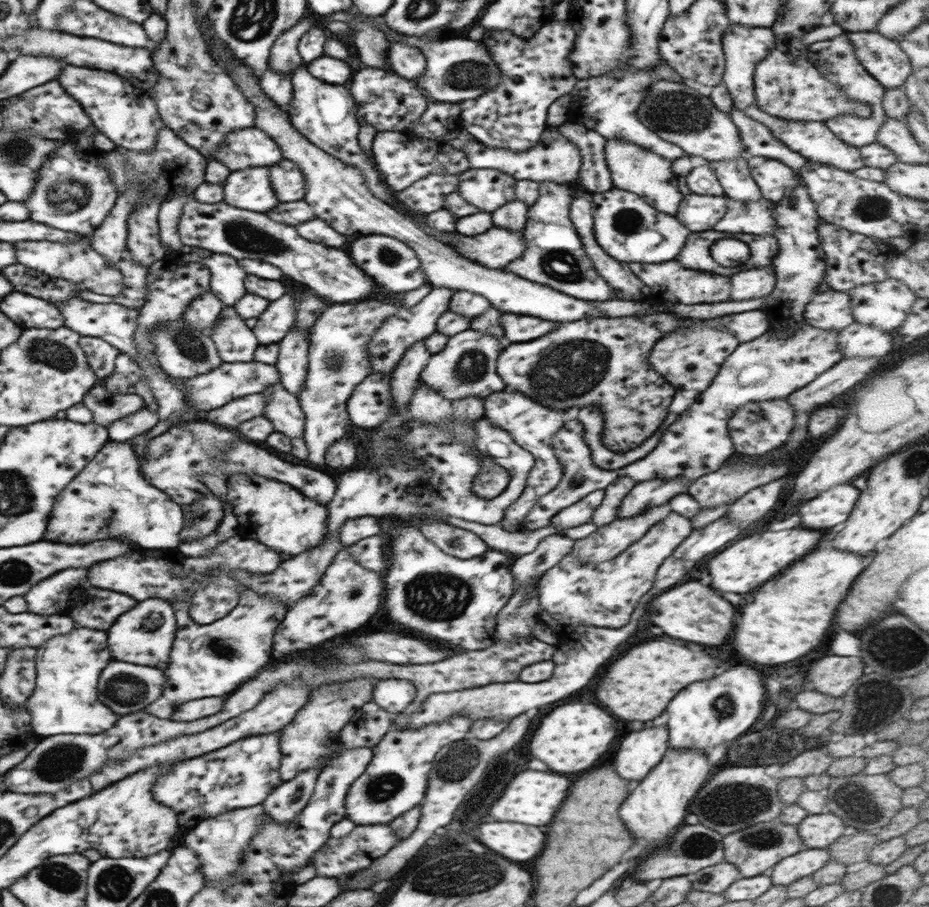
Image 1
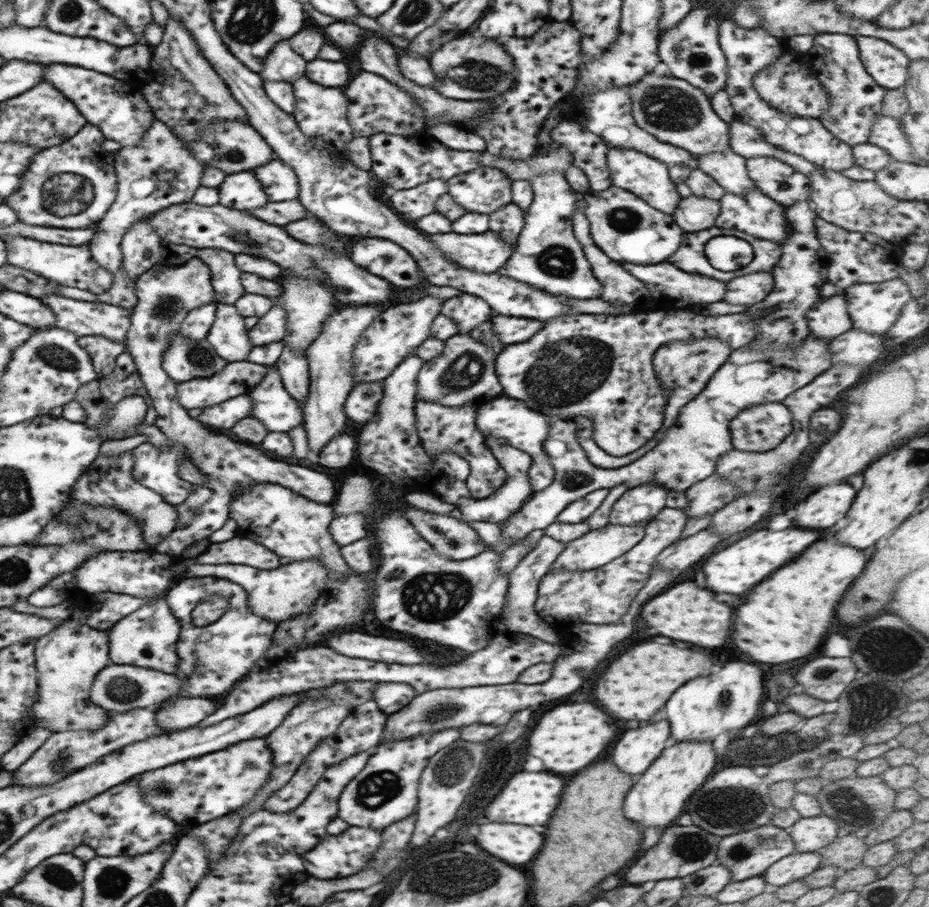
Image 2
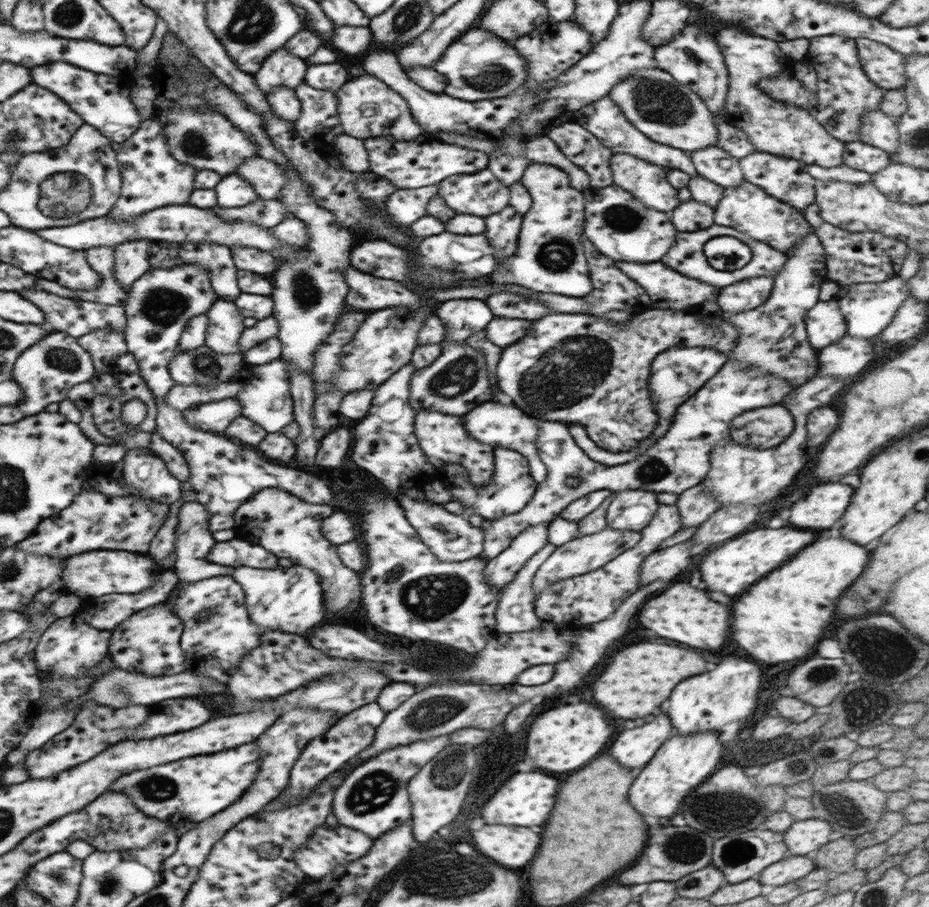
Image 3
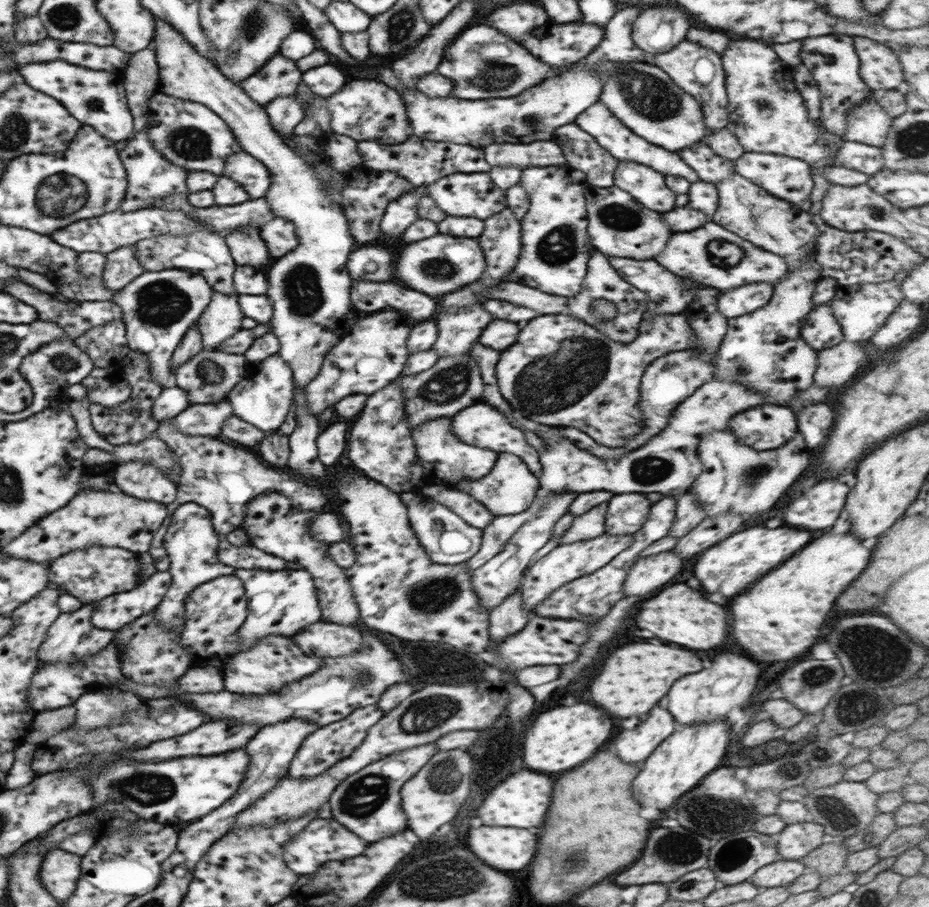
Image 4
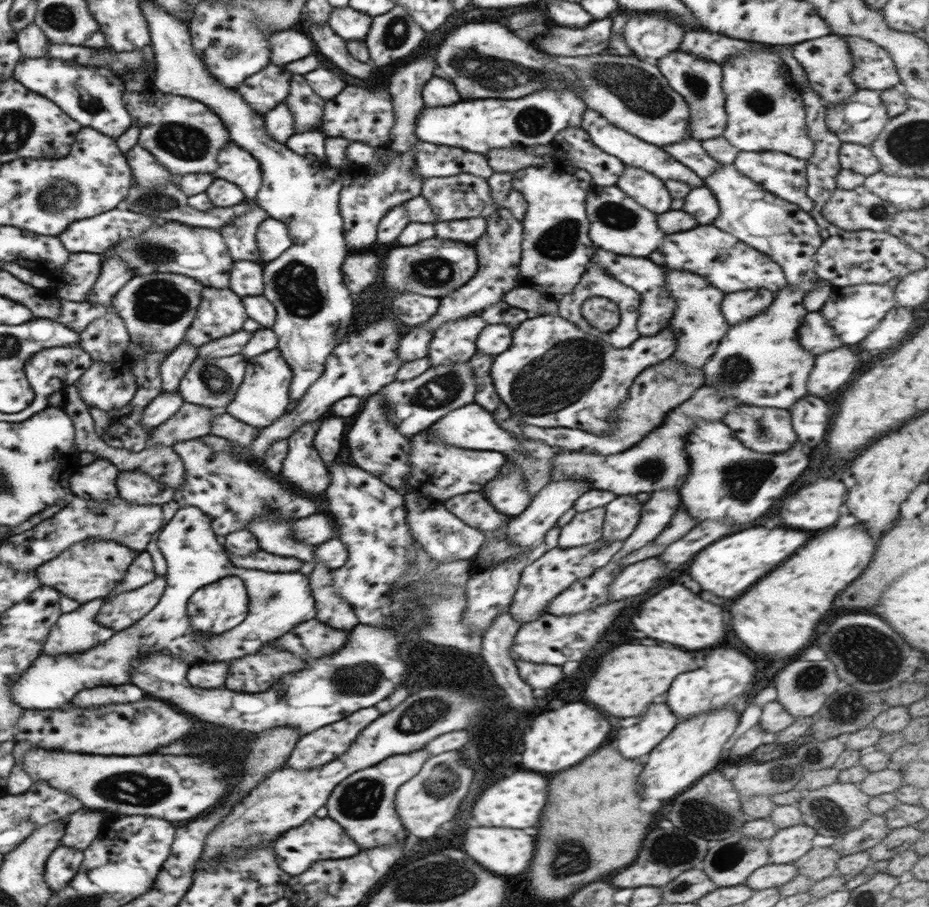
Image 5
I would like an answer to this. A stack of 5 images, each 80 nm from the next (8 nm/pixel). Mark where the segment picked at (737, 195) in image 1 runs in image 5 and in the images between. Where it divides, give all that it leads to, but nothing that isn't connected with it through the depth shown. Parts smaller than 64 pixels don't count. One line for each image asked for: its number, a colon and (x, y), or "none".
2: (728, 169)
3: (714, 163)
4: (710, 167)
5: (689, 152)

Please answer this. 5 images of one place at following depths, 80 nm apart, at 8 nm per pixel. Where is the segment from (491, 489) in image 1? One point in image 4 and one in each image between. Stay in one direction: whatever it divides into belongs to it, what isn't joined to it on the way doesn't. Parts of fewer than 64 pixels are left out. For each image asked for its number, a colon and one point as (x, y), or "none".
2: (440, 428)
3: (442, 438)
4: (444, 457)

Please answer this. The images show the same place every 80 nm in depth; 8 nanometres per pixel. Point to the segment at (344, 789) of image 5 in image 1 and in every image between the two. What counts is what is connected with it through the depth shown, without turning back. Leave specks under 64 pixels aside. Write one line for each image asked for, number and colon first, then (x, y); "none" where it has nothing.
1: (395, 780)
2: (385, 791)
3: (373, 798)
4: (368, 803)

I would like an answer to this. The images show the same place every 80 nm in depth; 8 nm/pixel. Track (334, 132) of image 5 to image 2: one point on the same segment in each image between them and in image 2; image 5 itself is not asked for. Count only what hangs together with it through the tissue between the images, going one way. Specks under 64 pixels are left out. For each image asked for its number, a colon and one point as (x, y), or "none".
2: (375, 106)
3: (367, 108)
4: (366, 110)

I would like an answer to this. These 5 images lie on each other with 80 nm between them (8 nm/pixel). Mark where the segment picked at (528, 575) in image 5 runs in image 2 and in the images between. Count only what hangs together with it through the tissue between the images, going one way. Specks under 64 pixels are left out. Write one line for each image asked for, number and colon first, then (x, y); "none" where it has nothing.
2: (596, 548)
3: (582, 554)
4: (566, 562)

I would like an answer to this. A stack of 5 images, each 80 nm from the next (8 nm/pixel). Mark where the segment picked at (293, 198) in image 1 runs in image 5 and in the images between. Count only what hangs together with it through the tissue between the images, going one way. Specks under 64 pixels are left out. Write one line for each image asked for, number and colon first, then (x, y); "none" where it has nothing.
2: (280, 182)
3: (267, 179)
4: (255, 178)
5: (235, 165)

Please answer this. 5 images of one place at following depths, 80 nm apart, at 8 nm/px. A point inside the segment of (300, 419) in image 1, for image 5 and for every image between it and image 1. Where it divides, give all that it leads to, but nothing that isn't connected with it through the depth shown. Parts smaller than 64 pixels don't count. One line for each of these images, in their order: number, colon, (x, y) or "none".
2: (271, 404)
3: (265, 399)
4: (263, 397)
5: (262, 398)

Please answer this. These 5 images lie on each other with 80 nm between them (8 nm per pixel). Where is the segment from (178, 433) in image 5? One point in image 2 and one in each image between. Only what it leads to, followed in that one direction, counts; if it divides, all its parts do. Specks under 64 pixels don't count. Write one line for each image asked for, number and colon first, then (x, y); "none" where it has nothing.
2: (223, 416)
3: (214, 417)
4: (206, 420)

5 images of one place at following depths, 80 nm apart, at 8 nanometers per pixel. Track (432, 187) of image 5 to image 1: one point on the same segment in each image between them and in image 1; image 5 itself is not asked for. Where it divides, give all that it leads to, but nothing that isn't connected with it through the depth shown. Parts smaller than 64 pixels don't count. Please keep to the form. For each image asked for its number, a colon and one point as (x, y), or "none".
1: (487, 189)
2: (484, 190)
3: (481, 194)
4: (474, 195)

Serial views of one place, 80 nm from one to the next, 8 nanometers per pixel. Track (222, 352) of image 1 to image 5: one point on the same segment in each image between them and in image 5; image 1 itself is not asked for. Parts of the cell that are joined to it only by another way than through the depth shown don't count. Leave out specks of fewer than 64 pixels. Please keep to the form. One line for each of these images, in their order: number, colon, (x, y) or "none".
2: (228, 336)
3: (224, 320)
4: (221, 319)
5: (221, 312)

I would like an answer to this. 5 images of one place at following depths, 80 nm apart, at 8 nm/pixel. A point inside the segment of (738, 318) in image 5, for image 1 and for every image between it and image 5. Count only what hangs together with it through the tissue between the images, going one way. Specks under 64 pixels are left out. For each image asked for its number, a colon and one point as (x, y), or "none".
1: (759, 282)
2: (752, 288)
3: (749, 294)
4: (746, 299)

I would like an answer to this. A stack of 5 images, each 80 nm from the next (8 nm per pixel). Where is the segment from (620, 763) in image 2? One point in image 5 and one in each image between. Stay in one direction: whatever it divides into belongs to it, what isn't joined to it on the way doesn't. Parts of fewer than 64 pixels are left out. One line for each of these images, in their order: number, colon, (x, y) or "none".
3: (637, 746)
4: (636, 746)
5: (656, 724)

